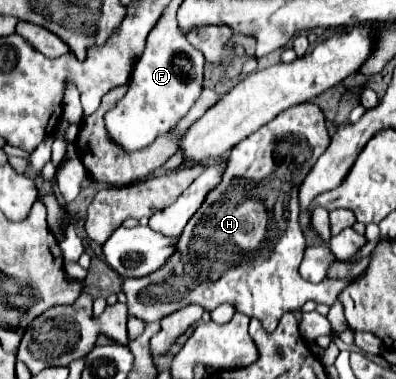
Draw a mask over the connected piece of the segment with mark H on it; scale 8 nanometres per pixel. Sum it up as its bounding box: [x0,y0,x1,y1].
[125,103,353,331]

